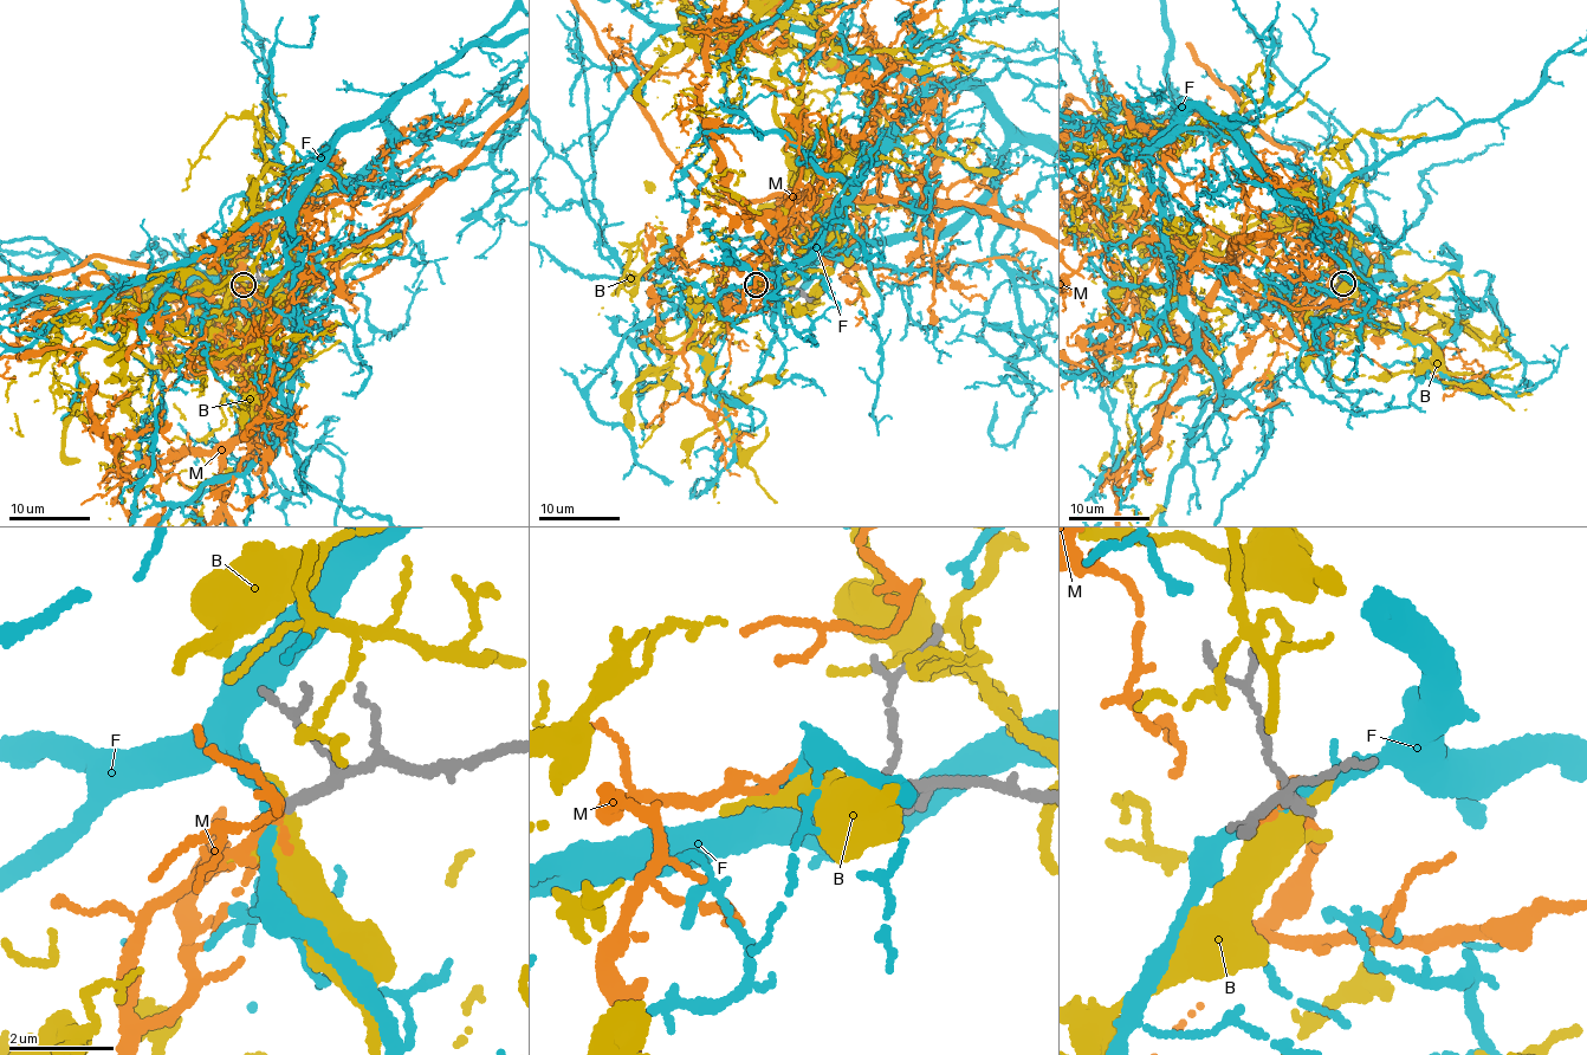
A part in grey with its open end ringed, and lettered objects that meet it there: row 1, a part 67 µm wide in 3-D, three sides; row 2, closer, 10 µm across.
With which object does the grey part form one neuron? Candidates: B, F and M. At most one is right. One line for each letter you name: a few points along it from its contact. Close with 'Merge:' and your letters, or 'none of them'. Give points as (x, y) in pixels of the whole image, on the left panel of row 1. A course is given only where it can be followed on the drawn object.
Merge: M

